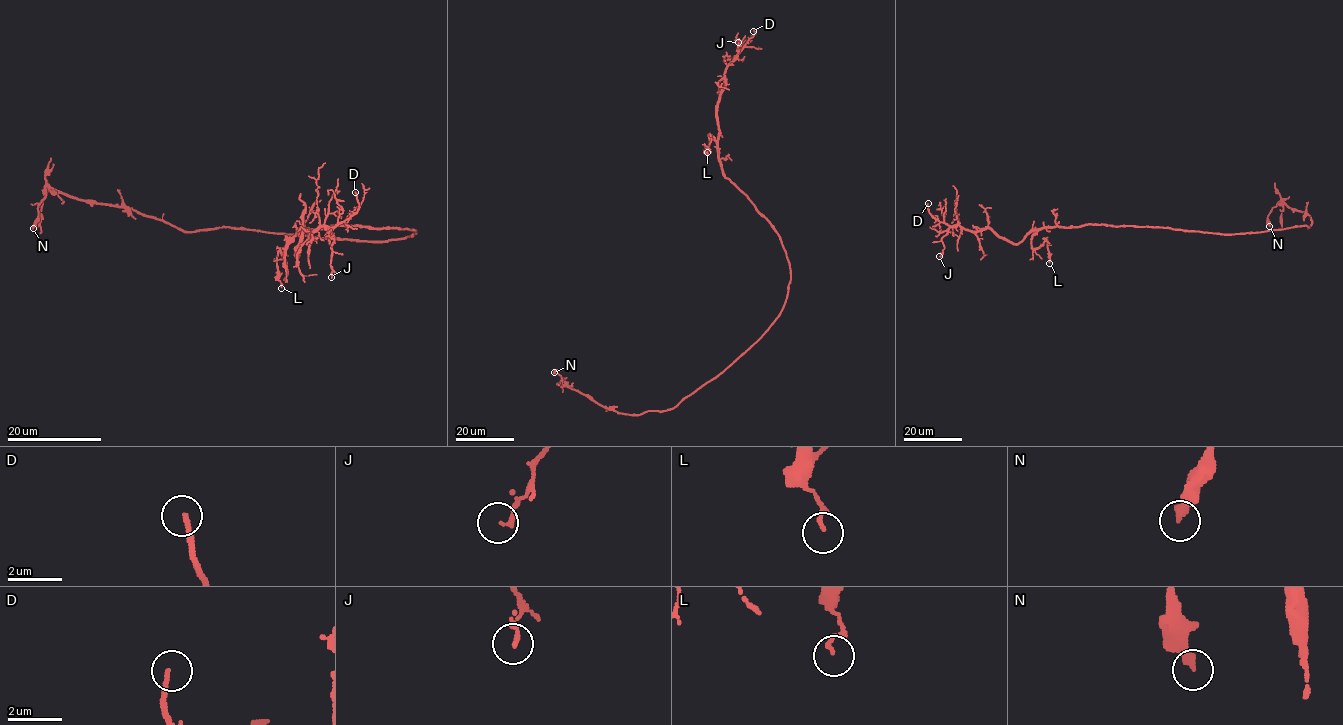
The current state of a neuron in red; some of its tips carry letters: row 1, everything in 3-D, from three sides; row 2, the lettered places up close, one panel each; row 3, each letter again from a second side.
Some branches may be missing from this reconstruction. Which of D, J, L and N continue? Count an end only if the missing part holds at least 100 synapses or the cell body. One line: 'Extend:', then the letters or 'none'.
Extend: D

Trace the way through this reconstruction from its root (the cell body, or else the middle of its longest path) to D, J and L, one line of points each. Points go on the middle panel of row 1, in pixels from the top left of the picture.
D: (786, 296), (790, 263), (780, 236), (725, 176), (719, 158), (717, 105), (725, 70), (755, 34), (753, 31)
J: (786, 296), (790, 263), (780, 236), (725, 176), (719, 158), (717, 105), (738, 42)
L: (786, 296), (790, 263), (780, 236), (725, 176), (718, 144), (709, 134), (707, 152)

